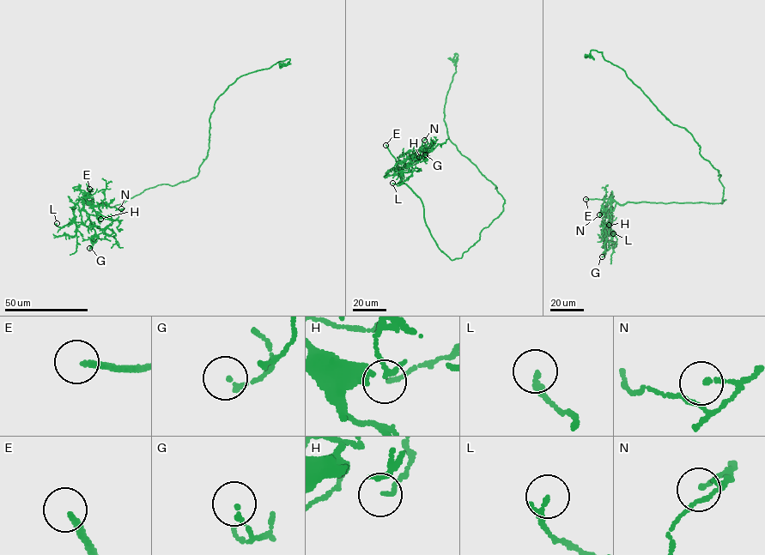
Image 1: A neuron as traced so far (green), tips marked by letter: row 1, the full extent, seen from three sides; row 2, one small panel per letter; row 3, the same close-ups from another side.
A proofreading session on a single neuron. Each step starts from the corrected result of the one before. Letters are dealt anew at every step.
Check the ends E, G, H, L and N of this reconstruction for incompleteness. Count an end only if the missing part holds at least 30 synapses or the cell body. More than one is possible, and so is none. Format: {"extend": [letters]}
{"extend": ["E"]}

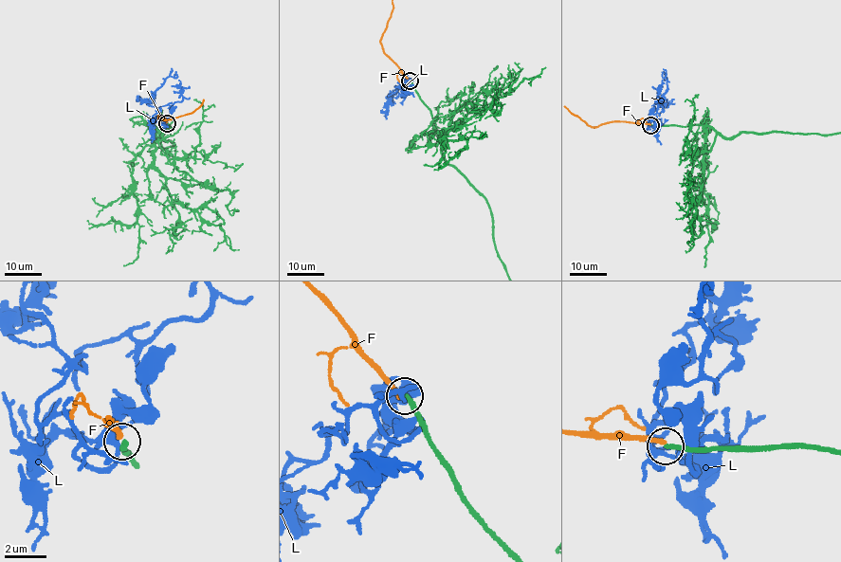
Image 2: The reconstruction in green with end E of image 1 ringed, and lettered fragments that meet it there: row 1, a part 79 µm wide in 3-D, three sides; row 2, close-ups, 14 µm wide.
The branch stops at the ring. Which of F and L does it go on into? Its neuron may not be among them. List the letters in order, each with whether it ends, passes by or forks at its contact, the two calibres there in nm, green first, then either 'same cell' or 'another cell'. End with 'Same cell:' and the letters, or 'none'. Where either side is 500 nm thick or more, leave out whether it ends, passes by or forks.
F: it ends | 220/200 nm | another cell
L: it forks | 320/300 nm | another cell
Same cell: none

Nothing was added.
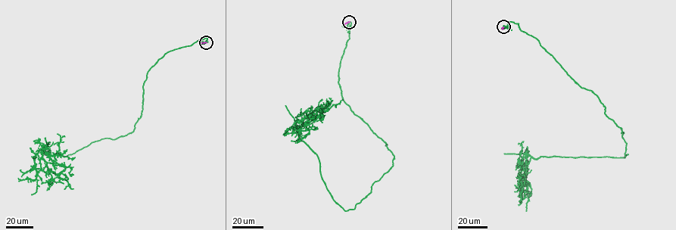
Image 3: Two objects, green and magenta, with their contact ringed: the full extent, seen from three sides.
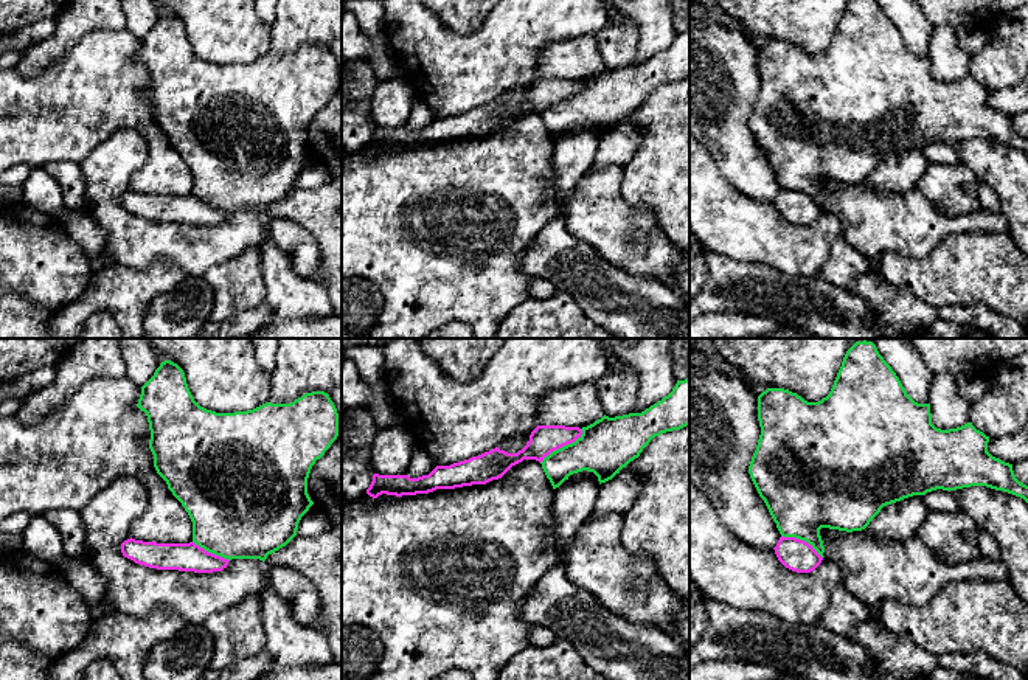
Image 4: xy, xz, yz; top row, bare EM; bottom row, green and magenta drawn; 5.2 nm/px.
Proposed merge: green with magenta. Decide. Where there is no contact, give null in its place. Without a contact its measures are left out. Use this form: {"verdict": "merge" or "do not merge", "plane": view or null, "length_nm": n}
{"verdict": "merge", "plane": "xz", "length_nm": 280}

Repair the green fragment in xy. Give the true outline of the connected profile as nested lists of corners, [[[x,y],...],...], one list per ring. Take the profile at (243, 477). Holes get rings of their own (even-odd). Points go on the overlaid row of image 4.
[[[165,360],[141,387],[137,407],[148,416],[154,467],[188,512],[193,522],[193,540],[157,543],[130,537],[121,543],[124,557],[157,570],[213,573],[227,568],[231,559],[264,562],[269,554],[286,546],[297,536],[301,517],[314,505],[307,494],[311,469],[339,436],[339,413],[328,393],[312,391],[290,404],[266,402],[247,411],[216,413],[194,401],[183,369]]]

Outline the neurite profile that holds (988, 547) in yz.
[[[981,529],[978,533],[978,548],[981,556],[992,560],[1002,560],[997,542]]]

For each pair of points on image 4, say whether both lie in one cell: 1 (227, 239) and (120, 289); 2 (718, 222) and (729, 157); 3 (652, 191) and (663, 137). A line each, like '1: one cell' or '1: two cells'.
1: two cells
2: two cells
3: one cell

